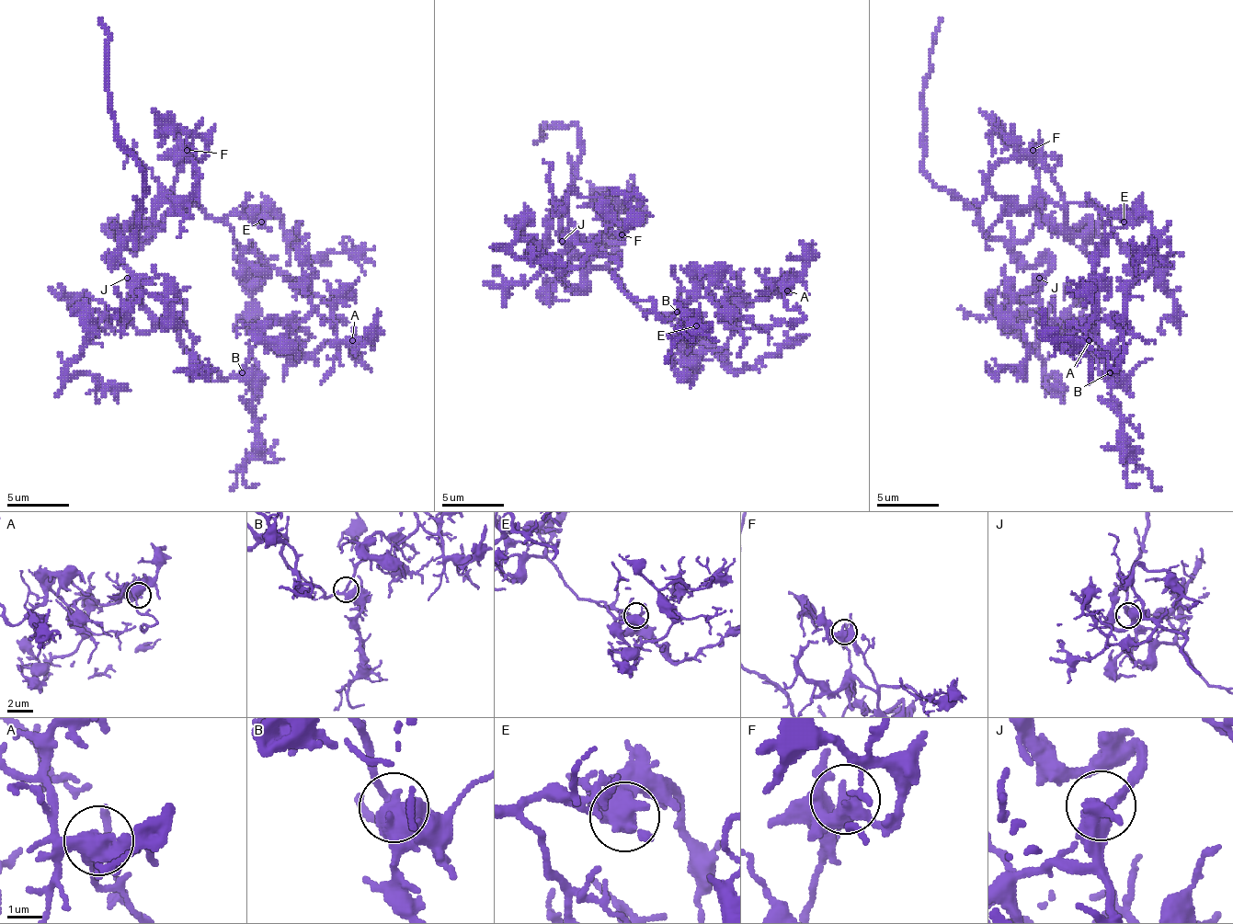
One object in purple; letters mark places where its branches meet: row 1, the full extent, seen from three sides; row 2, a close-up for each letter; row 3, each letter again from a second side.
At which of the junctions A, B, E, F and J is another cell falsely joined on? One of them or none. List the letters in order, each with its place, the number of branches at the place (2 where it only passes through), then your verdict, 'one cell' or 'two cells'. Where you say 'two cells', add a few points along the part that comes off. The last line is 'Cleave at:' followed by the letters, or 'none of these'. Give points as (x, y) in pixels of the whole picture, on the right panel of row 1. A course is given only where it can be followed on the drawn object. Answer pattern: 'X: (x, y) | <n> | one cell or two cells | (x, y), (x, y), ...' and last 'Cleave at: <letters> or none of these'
A: (1089, 340) | 3 | one cell
B: (1110, 372) | 3 | one cell
E: (1124, 222) | 3 | one cell
F: (1033, 150) | 3 | one cell
J: (1039, 278) | 3 | one cell
Cleave at: none of these

